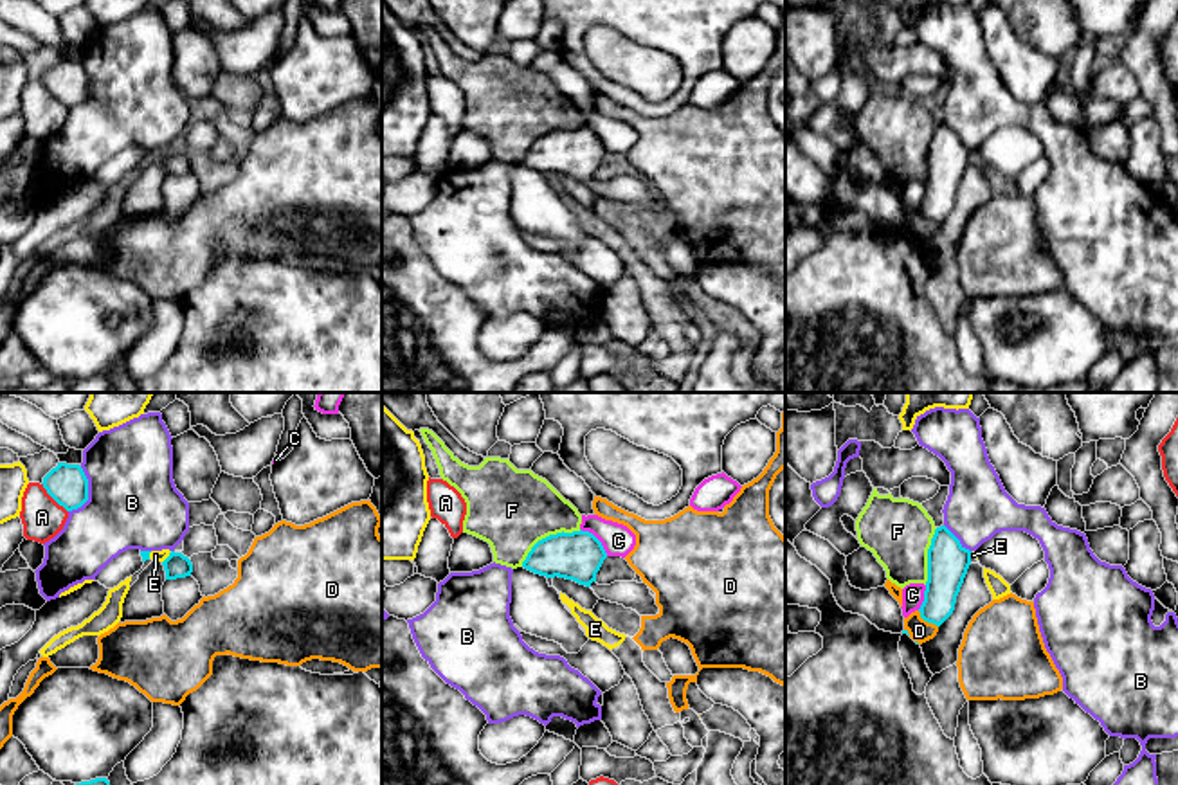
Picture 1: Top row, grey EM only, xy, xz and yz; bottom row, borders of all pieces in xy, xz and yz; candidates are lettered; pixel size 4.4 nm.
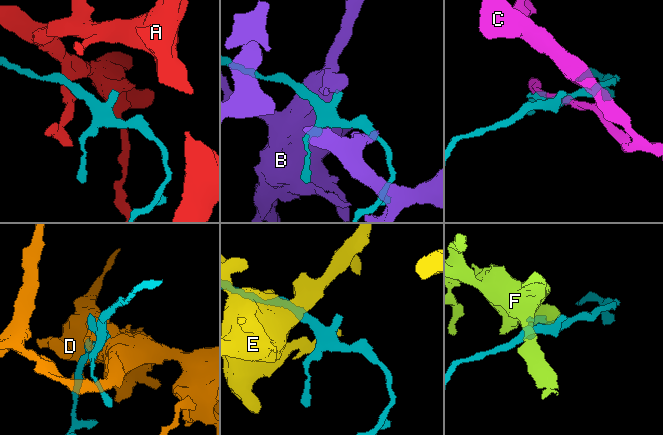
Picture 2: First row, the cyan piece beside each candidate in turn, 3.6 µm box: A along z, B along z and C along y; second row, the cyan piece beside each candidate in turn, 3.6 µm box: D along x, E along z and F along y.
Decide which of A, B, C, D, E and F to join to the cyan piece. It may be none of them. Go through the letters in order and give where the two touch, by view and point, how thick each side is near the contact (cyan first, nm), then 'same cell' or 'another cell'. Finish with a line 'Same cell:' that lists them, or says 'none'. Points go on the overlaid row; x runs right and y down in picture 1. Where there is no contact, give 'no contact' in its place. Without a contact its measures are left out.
A: xy (53, 497) | 180/190 nm | another cell
B: xy (87, 492) | 180/400 nm | another cell
C: xz (597, 539) | 220/140 nm | another cell
D: yz (926, 620) | 180/100 nm | another cell
E: xy (168, 557) | 110/50 nm | another cell
F: xz (546, 537) | 220/360 nm | another cell
Same cell: none

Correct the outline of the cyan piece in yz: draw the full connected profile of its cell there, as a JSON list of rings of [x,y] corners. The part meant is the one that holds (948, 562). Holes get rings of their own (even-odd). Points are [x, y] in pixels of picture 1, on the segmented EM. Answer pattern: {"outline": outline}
{"outline": [[[946,526],[935,529],[928,549],[924,601],[919,609],[924,621],[940,627],[953,614],[971,553]]]}

